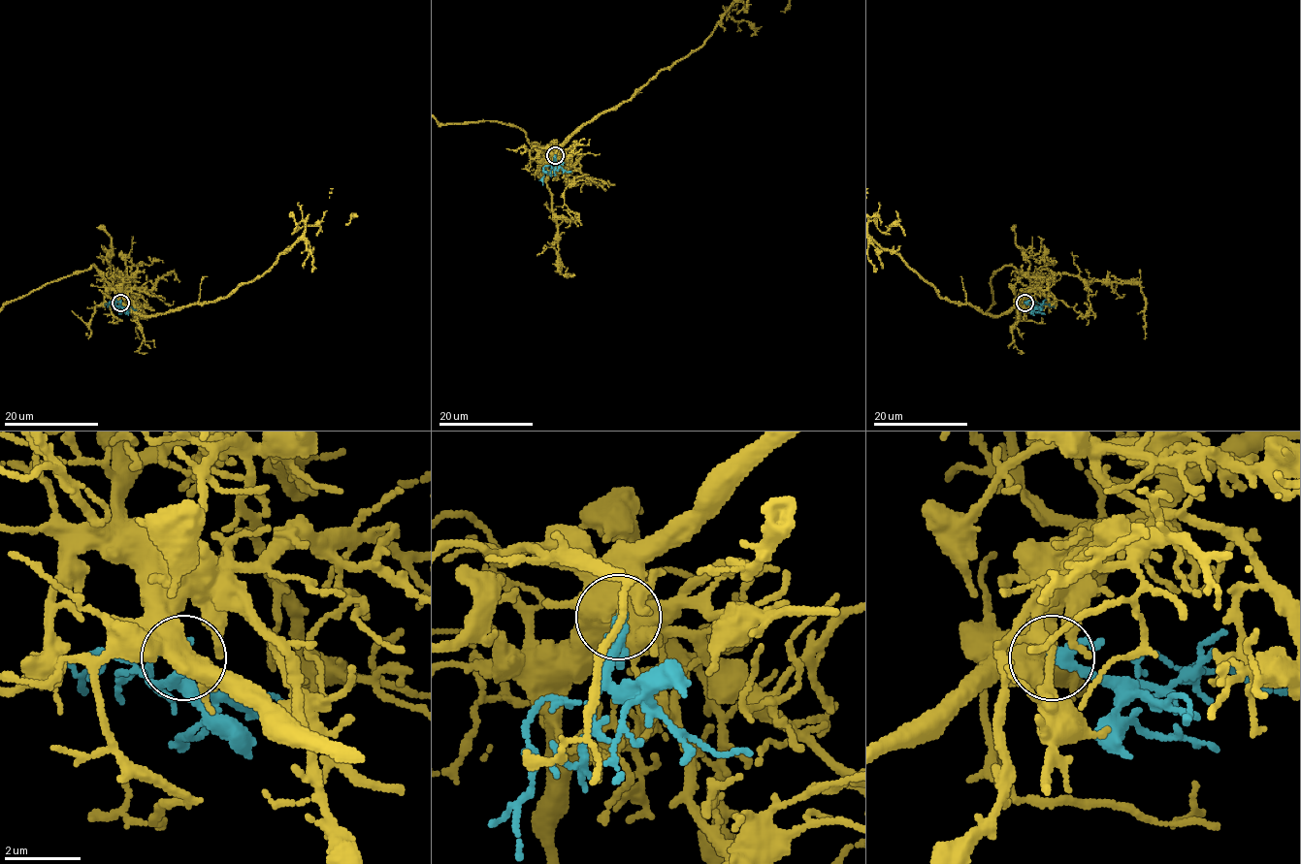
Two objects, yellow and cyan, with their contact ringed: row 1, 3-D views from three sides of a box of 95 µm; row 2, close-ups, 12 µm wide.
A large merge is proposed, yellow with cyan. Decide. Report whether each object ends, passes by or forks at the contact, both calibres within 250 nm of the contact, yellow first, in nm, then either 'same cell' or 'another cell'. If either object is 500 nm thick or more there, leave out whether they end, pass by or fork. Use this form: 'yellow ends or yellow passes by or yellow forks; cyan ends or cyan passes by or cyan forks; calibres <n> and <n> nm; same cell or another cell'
calibres 550 and 280 nm; same cell

